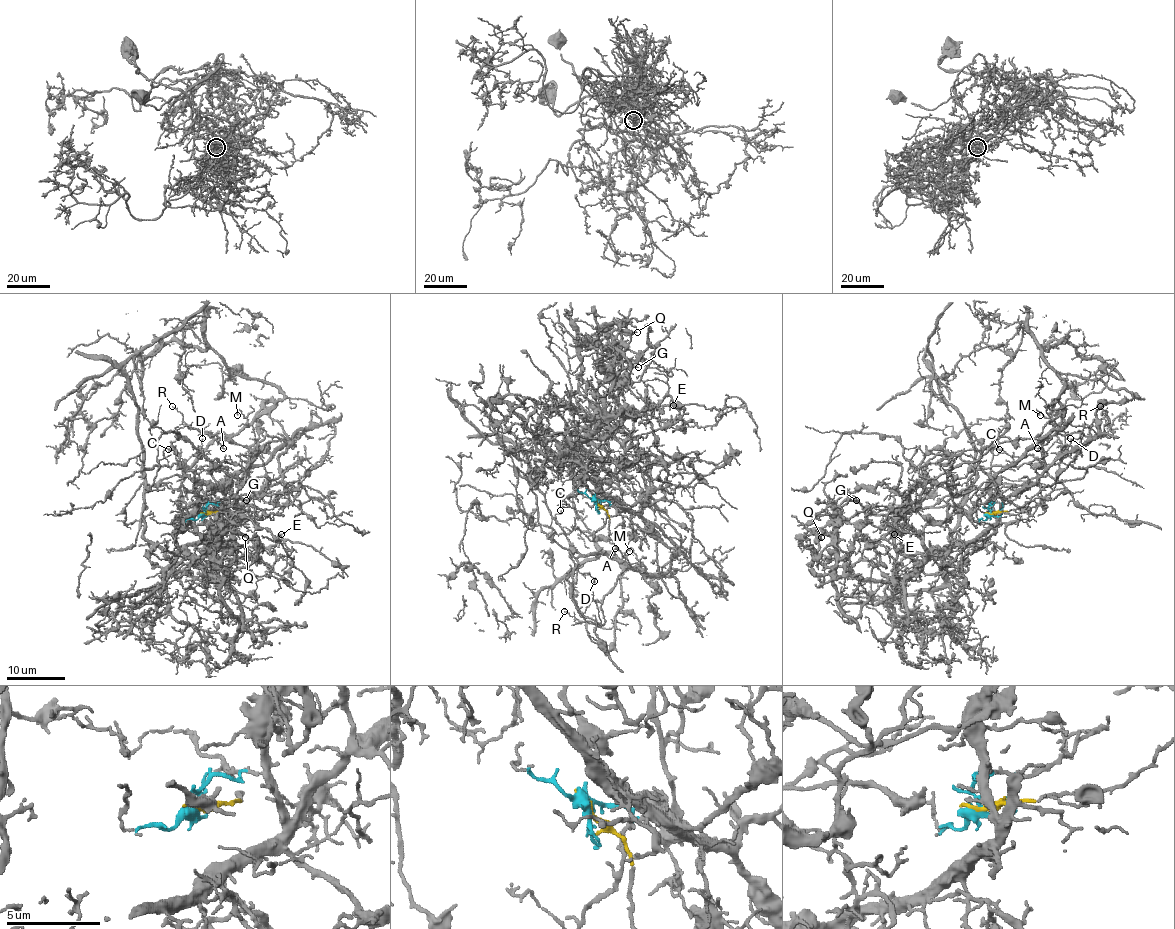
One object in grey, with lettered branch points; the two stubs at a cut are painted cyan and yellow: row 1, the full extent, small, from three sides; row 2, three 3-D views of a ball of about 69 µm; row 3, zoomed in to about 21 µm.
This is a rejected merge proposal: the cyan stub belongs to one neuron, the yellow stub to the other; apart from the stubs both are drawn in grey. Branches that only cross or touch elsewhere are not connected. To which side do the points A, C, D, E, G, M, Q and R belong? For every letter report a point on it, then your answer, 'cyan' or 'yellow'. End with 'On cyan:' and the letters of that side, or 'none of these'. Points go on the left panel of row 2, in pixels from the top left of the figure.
A: place (223, 448); yellow
C: place (168, 449); yellow
D: place (202, 438); yellow
E: place (281, 534); cyan
G: place (246, 500); cyan
M: place (237, 415); yellow
Q: place (245, 537); cyan
R: place (172, 406); yellow
On cyan: E, G, Q

